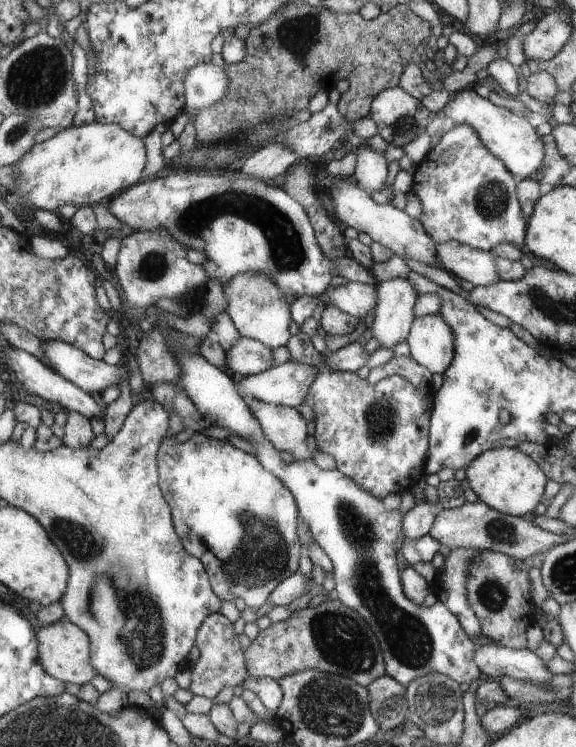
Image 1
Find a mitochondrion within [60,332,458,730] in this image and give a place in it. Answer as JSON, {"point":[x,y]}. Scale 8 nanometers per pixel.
{"point":[408,640]}

